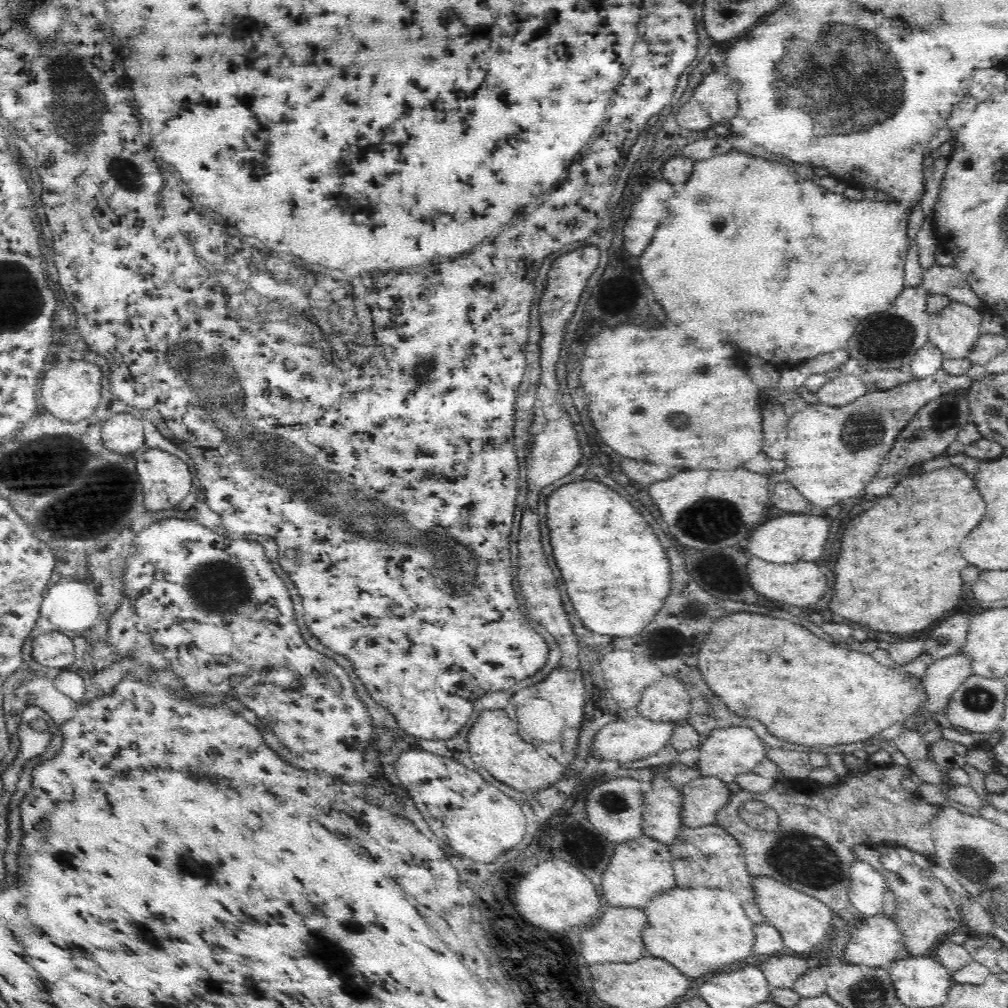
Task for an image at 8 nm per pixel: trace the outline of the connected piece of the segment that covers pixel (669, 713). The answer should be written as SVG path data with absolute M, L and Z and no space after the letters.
M664 675L651 687L645 688L636 704L636 714L653 723L685 722L689 714L691 698L676 677Z

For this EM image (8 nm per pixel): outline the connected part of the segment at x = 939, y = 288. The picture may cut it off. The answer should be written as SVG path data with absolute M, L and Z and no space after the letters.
M936 263L926 268L920 285L928 291L928 294L943 294L950 300L963 302L976 309L984 304L956 266L941 266Z

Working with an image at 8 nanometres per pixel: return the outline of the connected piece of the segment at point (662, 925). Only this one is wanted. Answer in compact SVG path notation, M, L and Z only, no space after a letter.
M674 888L654 896L644 908L648 922L642 930L645 949L656 958L664 958L674 964L684 976L698 978L704 974L717 972L720 968L753 958L755 940L752 921L745 915L744 907L734 893L724 889L713 888Z

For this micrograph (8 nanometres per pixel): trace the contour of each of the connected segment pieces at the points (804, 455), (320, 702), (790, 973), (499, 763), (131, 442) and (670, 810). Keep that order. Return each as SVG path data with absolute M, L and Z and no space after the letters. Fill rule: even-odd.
M940 368L937 370L933 376L926 376L921 378L914 378L912 380L903 381L902 383L894 386L894 388L890 389L872 389L868 390L864 396L860 396L860 398L854 399L852 402L845 405L828 405L824 403L816 403L809 404L804 408L804 410L800 410L796 414L793 414L789 417L788 420L788 436L785 441L785 464L786 470L782 472L782 474L772 474L772 476L780 476L780 478L784 478L784 480L790 480L802 494L804 494L804 498L808 498L812 504L816 504L816 506L820 506L820 508L828 508L828 506L834 506L834 504L838 504L838 502L842 502L842 500L846 500L846 498L852 498L852 496L858 496L868 484L870 484L870 480L874 478L874 474L880 470L880 466L882 466L882 462L884 462L884 458L886 458L886 454L892 450L895 440L899 432L911 422L912 419L915 418L916 413L923 407L928 404L931 400L939 399L942 395L964 395L969 391L969 388L972 386L972 380L968 375L962 376L951 376Z
M178 518L162 519L158 524L151 524L132 543L138 551L126 566L126 598L110 618L108 630L110 644L116 648L116 654L140 660L156 670L170 668L174 674L182 676L182 682L194 696L198 692L232 692L234 698L244 698L244 706L254 710L260 718L266 718L264 714L274 708L280 720L280 740L290 750L296 750L296 754L310 760L314 766L326 768L330 776L346 778L346 782L362 780L362 754L372 742L372 718L358 700L354 684L348 680L344 668L306 646L300 638L292 598L288 596L284 582L276 576L264 548L256 542L220 536L202 528L196 520ZM292 666L294 692L272 690L272 686L280 686L280 674L276 670Z
M791 953L781 956L772 955L764 964L757 964L766 976L770 989L793 988L794 982L809 972L804 958L796 958Z
M484 710L468 734L468 750L472 760L486 768L496 780L520 790L532 792L552 786L552 782L562 778L564 767L548 753L530 744L519 733L518 721L511 718L510 710Z
M115 414L102 426L102 443L116 454L132 454L145 449L145 428L132 414Z
M658 773L651 782L652 789L645 793L645 809L641 816L640 830L642 835L656 840L670 848L680 828L680 791L666 780L665 773Z

